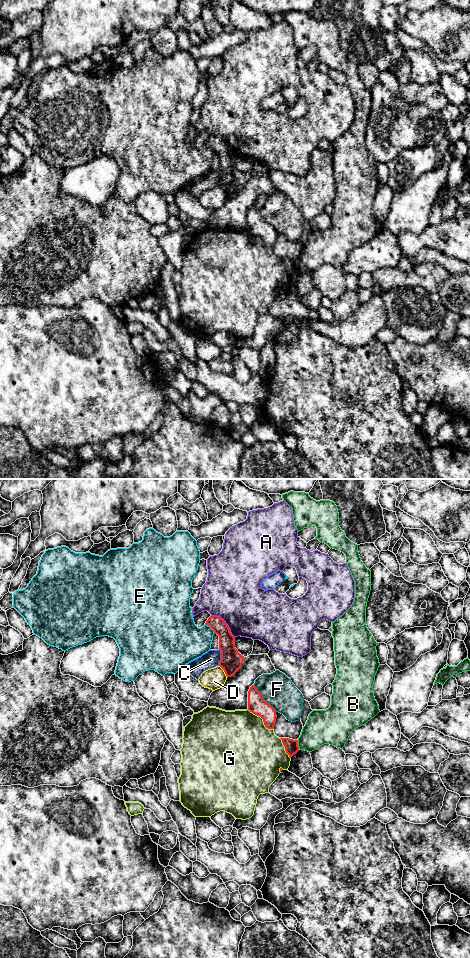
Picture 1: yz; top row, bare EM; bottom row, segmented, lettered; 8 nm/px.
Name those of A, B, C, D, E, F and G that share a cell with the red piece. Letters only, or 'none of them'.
none of them

